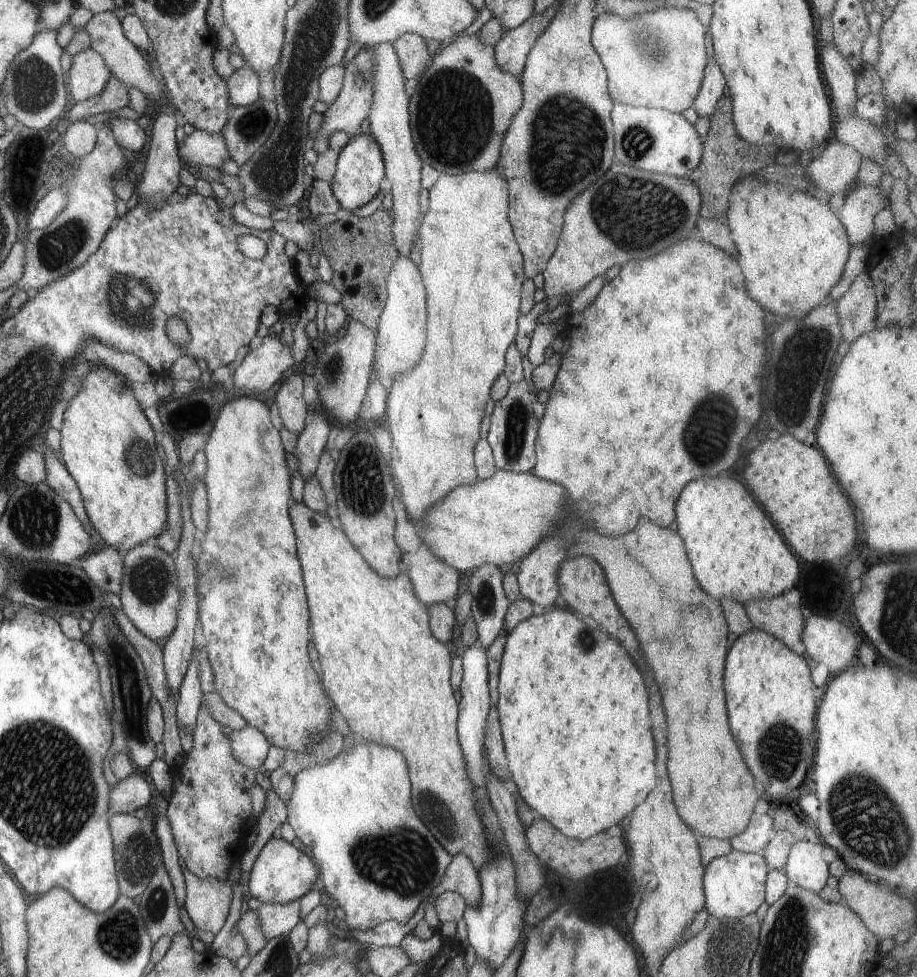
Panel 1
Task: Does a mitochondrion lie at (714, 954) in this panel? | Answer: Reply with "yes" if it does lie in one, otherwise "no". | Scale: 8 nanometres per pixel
yes

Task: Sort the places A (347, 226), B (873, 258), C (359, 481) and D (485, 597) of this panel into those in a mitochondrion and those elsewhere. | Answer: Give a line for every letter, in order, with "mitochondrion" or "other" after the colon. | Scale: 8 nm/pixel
A: other
B: other
C: mitochondrion
D: mitochondrion

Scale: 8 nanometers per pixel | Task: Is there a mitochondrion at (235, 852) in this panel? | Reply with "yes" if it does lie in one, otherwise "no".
no

